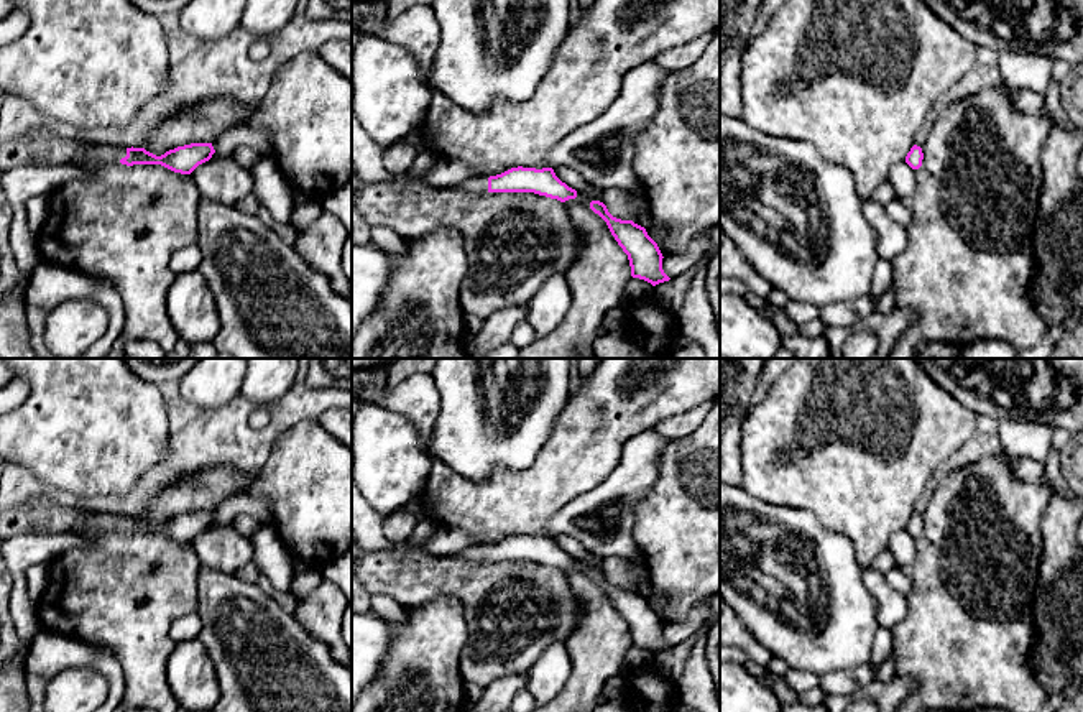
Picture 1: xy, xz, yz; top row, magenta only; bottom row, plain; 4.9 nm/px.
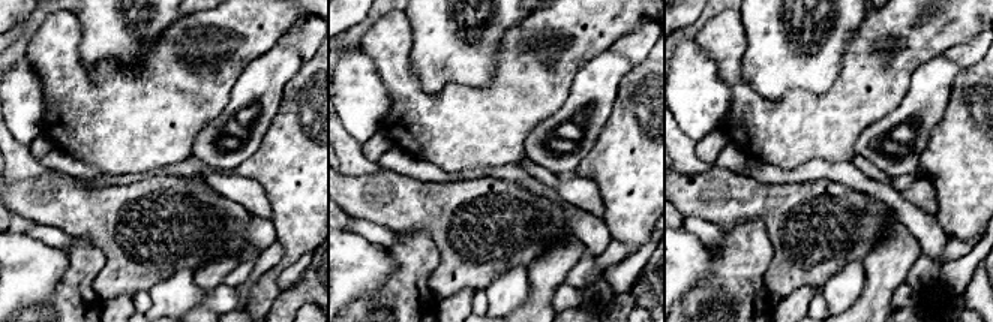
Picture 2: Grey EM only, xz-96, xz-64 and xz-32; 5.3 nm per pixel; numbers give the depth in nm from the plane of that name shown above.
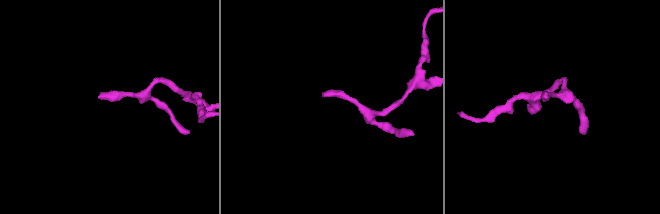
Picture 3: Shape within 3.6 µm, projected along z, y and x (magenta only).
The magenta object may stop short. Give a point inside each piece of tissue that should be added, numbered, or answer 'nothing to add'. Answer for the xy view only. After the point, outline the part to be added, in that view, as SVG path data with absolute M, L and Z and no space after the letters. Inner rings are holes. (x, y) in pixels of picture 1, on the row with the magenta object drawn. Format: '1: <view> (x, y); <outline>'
1: xy (105, 153); M84 140L84 153L100 163L120 163L127 156L127 146L107 145L102 141Z

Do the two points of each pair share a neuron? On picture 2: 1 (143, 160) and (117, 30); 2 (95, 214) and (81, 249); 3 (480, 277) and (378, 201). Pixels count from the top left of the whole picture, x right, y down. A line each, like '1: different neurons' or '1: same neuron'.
1: different neurons
2: different neurons
3: same neuron

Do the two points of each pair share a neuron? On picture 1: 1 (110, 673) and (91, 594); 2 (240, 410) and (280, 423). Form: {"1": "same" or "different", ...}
{"1": "different", "2": "same"}

